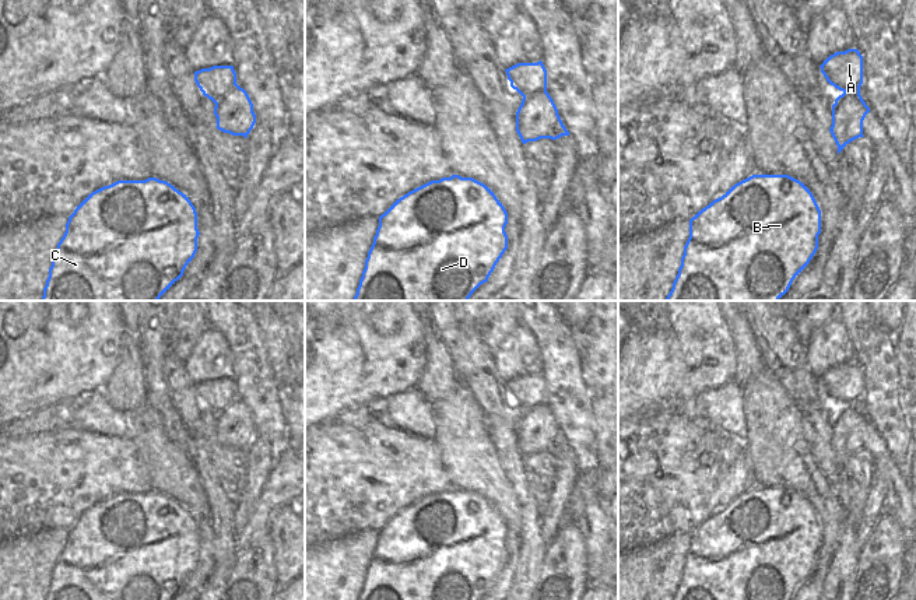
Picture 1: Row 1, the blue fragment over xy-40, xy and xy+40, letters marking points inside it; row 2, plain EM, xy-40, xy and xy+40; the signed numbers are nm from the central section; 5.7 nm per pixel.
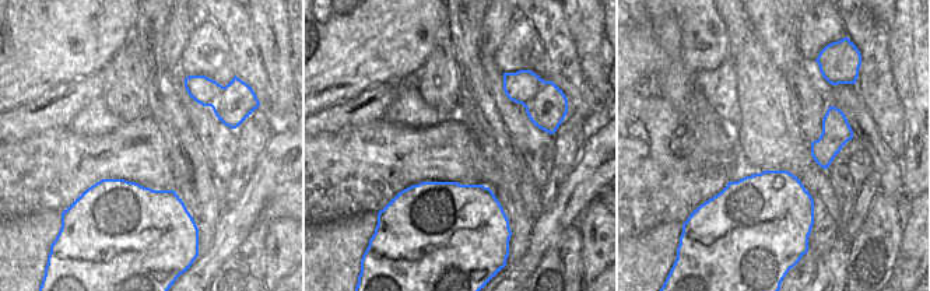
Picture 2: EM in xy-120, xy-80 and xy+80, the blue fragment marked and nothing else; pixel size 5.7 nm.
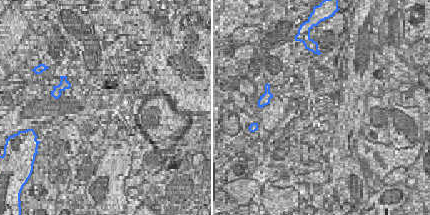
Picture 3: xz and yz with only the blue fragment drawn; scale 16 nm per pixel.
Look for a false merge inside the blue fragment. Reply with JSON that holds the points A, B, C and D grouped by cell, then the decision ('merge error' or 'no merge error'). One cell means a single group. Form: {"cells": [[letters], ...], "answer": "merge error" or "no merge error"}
{"cells": [["A", "B", "C", "D"]], "answer": "no merge error"}

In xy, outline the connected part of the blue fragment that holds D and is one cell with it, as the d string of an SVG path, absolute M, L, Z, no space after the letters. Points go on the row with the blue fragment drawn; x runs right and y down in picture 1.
M473 178L431 180L380 217L352 301L468 301L508 249L508 213L494 192Z

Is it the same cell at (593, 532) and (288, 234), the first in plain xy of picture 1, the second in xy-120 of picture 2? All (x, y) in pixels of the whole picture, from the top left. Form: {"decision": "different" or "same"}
{"decision": "same"}

